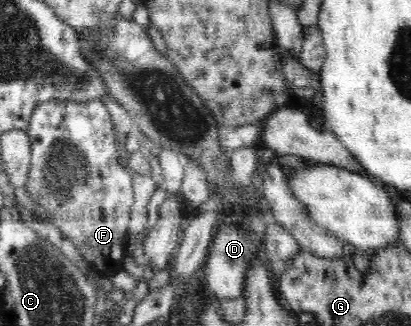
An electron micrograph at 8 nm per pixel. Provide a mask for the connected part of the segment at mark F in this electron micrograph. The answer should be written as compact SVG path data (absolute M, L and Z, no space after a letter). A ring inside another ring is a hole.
M45 101L41 105L35 105L31 113L30 123L28 125L29 139L31 140L31 161L26 186L28 193L34 203L41 205L40 210L46 212L47 220L50 220L67 238L73 242L77 252L83 257L87 267L90 268L98 278L112 278L117 273L124 271L123 261L130 254L127 252L127 243L129 243L129 223L131 208L134 204L133 180L130 173L117 160L117 147L115 146L115 135L113 135L113 124L111 116L101 101L85 101L85 103L76 103L76 101Z

